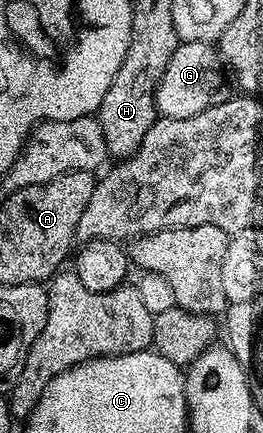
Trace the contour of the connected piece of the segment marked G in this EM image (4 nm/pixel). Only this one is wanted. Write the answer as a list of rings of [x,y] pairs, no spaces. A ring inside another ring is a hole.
[[[181,42],[167,60],[167,68],[163,68],[163,76],[159,80],[157,91],[153,93],[153,103],[157,105],[158,115],[171,120],[187,120],[187,116],[203,112],[218,97],[221,74],[223,75],[223,63],[214,43]]]

